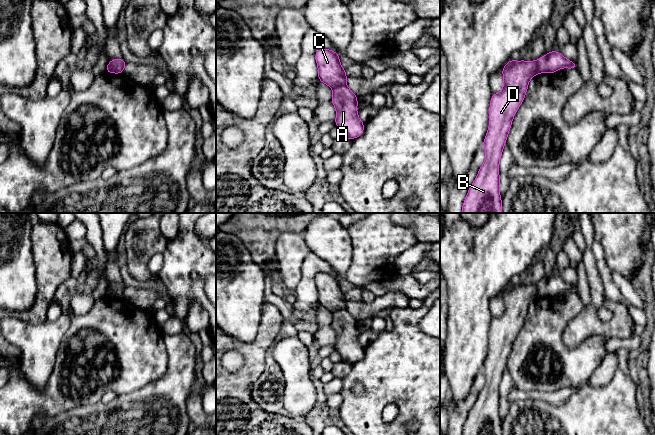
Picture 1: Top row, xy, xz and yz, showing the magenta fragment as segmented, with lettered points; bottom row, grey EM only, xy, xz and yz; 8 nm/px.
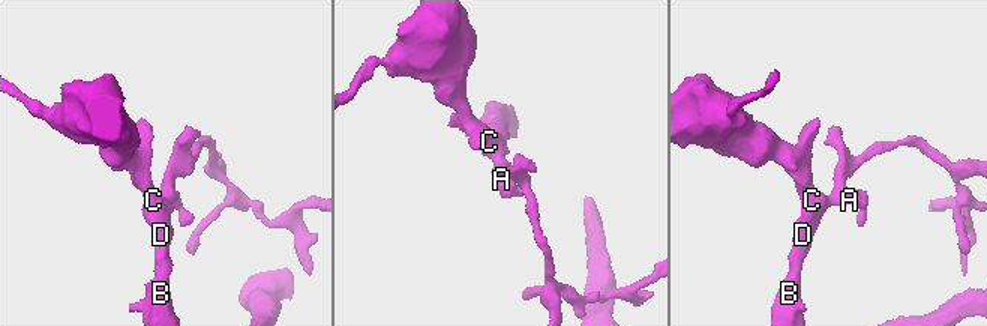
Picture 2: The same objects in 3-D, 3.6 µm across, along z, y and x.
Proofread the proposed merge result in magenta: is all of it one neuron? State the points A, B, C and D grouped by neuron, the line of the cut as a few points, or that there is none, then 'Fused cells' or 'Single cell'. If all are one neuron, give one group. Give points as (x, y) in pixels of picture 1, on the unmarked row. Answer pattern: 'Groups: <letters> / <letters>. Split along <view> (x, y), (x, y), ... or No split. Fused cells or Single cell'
Groups: A / B C D. Split along xz (345, 307), (333, 312). Fused cells

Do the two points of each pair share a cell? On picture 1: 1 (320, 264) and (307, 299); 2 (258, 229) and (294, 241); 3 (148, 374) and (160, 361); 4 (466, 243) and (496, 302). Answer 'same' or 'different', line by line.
1: same
2: different
3: same
4: different

